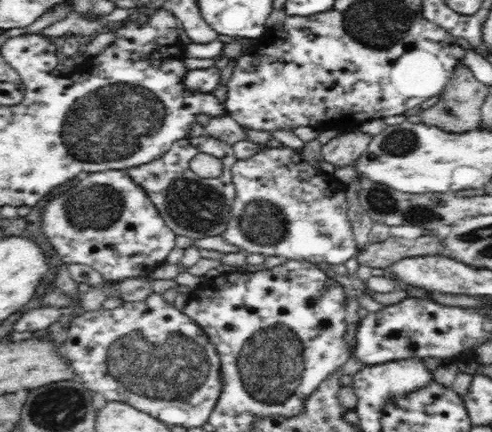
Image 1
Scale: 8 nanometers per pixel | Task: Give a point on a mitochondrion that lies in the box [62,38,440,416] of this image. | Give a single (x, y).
(167, 366)

